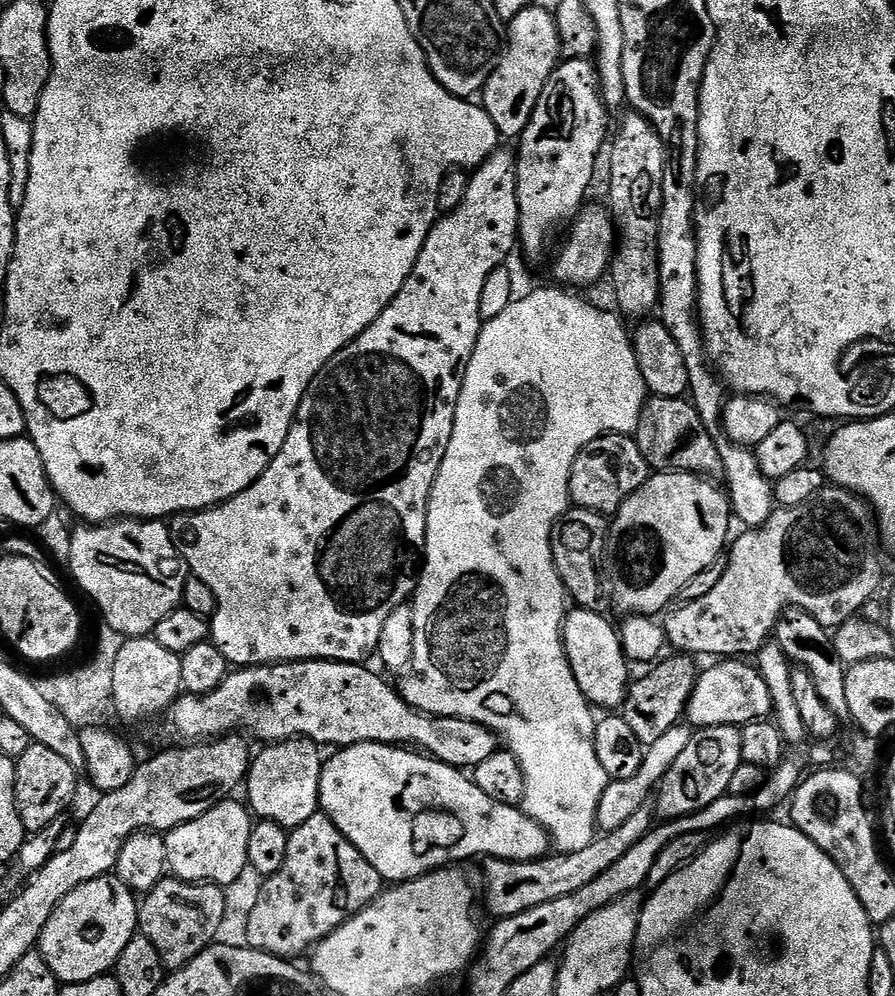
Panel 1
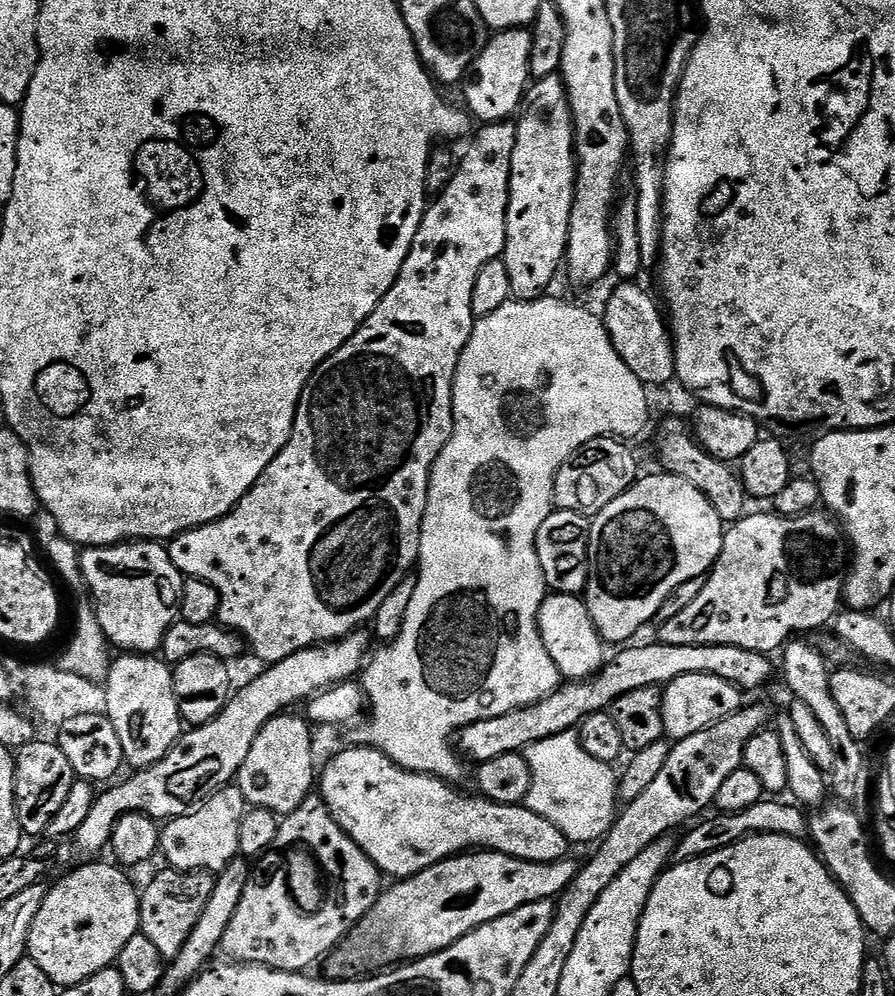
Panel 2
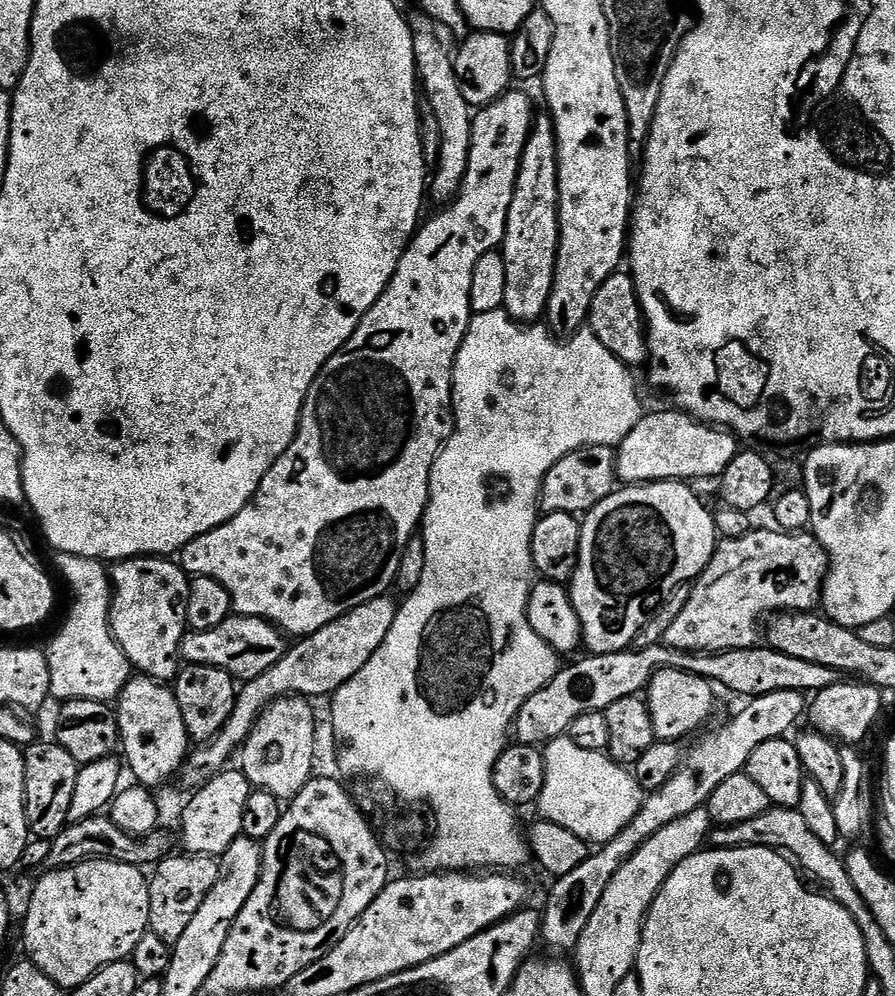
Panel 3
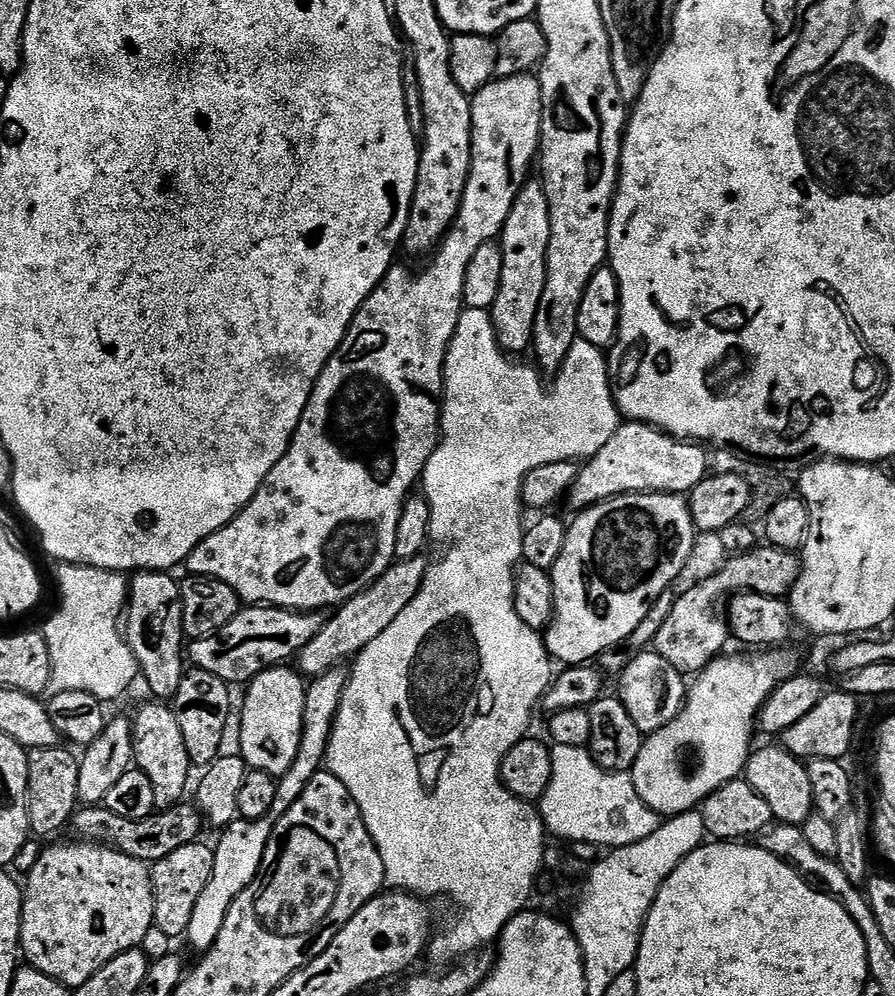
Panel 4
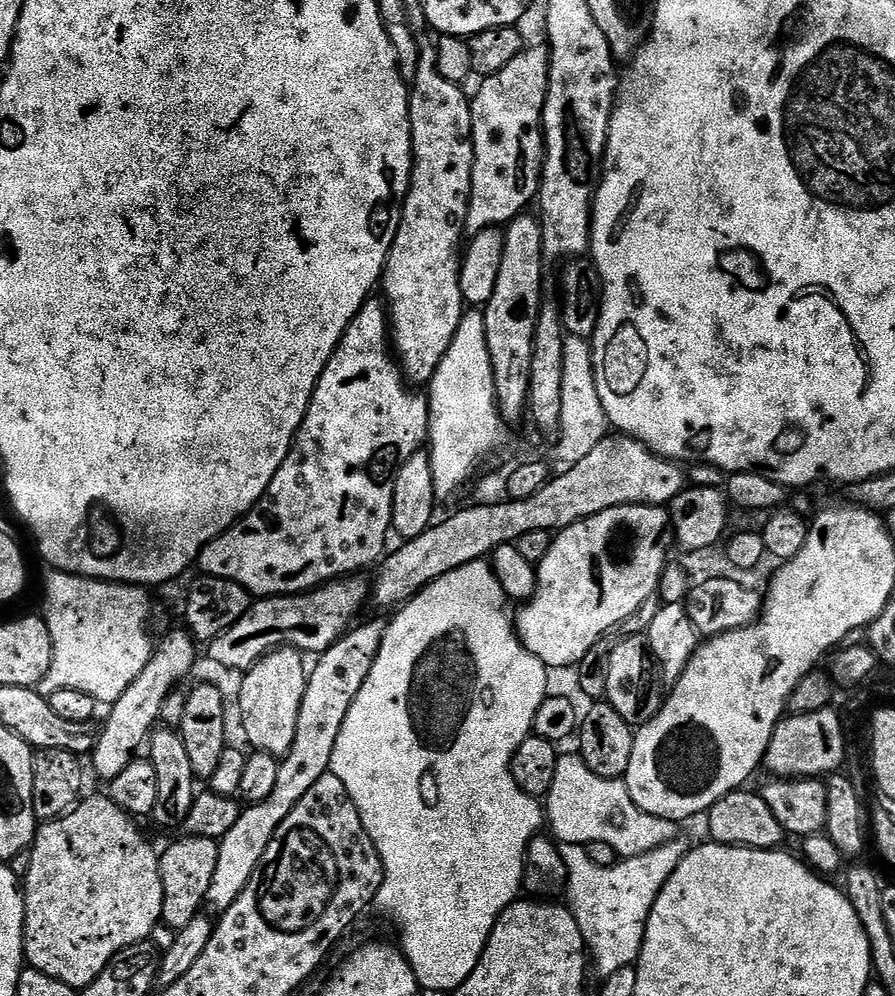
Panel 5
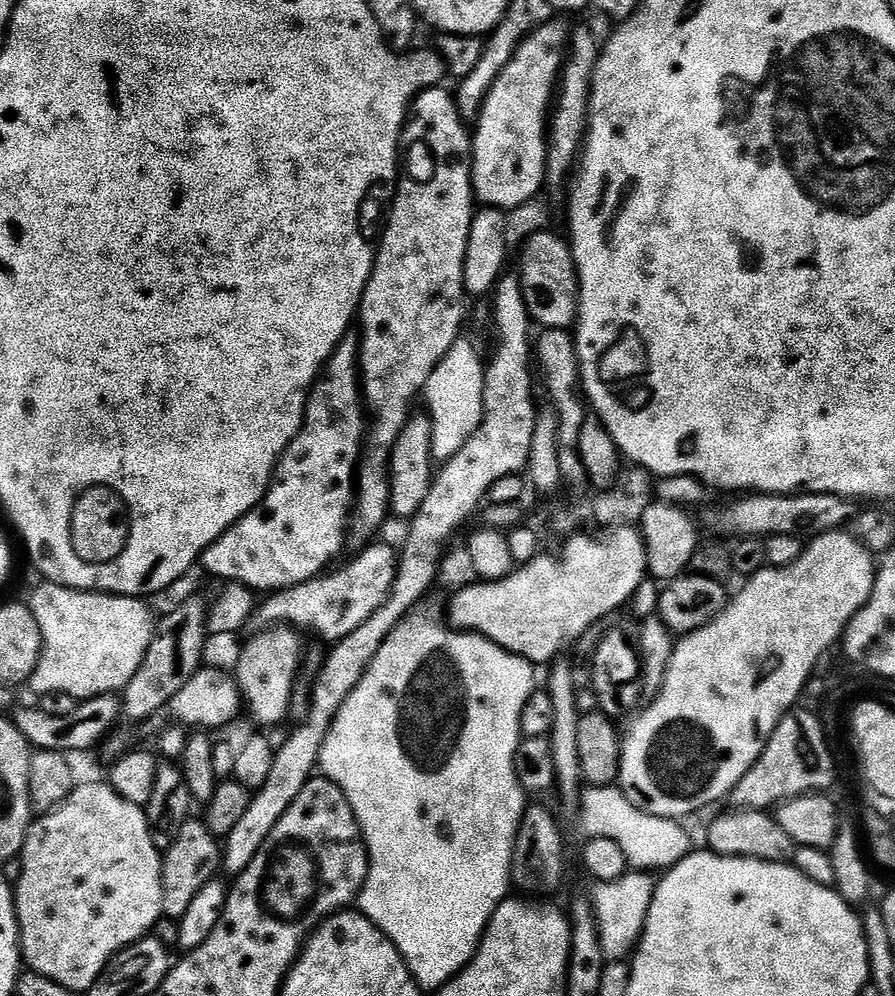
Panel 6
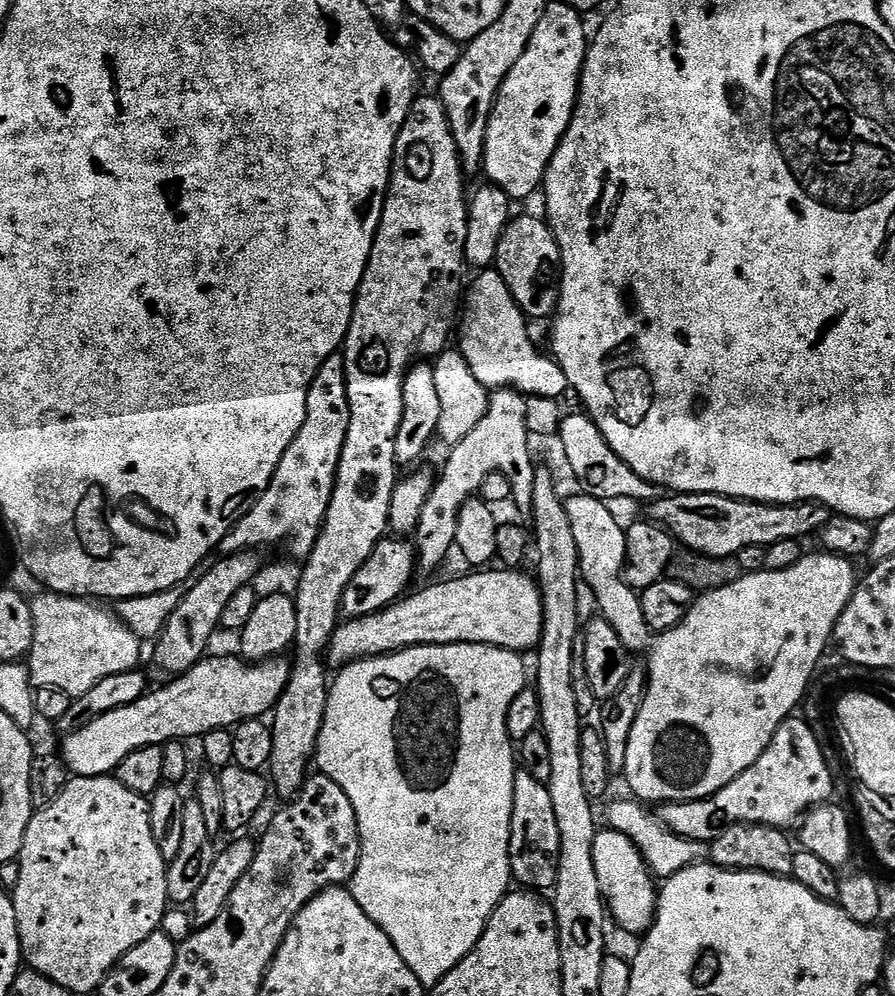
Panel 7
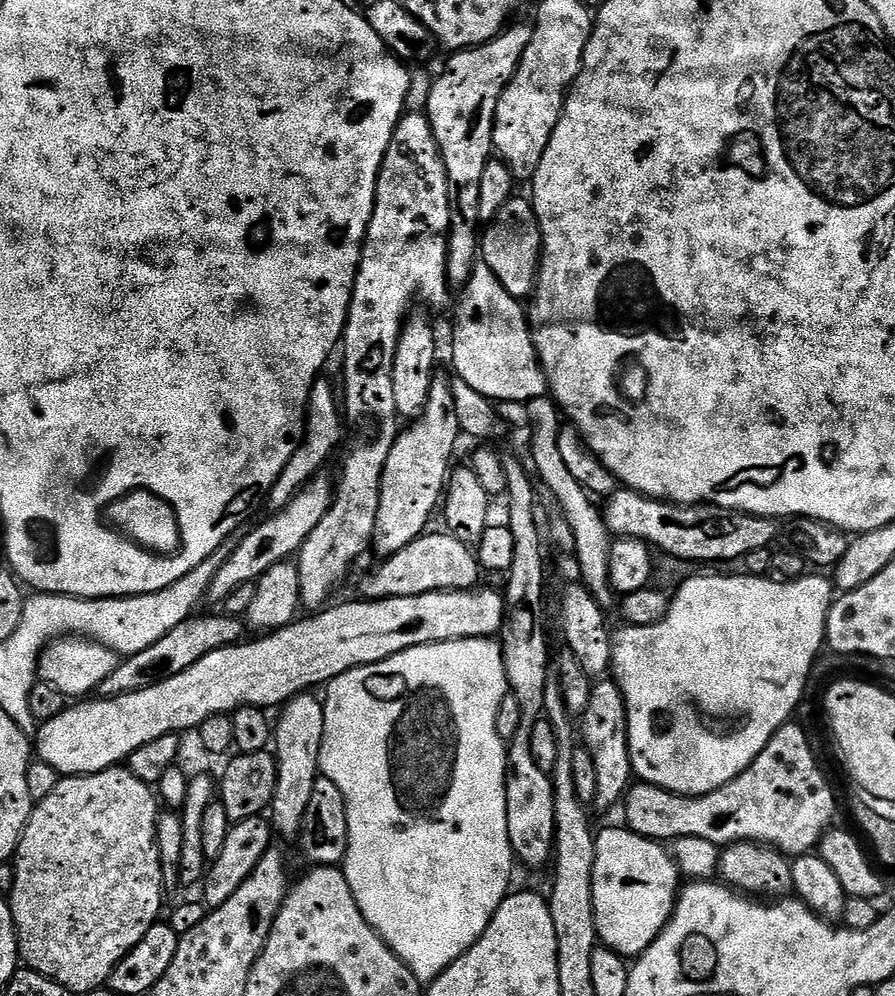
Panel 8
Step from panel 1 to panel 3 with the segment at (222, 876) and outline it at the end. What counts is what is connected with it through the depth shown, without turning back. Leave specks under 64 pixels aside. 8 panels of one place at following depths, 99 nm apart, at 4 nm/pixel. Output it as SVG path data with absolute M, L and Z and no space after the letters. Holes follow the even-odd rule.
M225 770L210 782L195 789L180 816L180 844L190 856L219 858L242 834L242 814L246 810L246 798L254 791L243 771Z

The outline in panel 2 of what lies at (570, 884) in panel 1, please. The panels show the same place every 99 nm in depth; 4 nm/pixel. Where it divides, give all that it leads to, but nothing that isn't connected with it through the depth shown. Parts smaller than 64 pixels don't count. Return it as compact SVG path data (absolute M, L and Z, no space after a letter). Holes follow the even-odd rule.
M491 850L451 856L449 860L438 862L418 874L397 879L393 888L385 887L377 898L376 905L352 929L347 939L327 957L323 965L323 975L329 980L351 980L357 974L363 973L360 971L367 964L384 963L384 966L396 966L404 961L411 962L424 956L433 956L435 952L446 950L478 926L494 922L494 918L502 918L518 910L518 906L543 900L555 901L574 882L577 871L578 864L575 864L572 858L558 862L526 862Z

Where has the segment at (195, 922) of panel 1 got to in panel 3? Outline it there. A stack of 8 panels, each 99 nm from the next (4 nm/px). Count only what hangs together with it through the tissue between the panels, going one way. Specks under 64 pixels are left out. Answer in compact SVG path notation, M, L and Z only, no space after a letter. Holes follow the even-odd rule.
M169 854L155 865L148 881L150 890L150 932L157 935L162 942L174 945L182 938L187 924L194 919L198 906L206 902L206 894L214 890L220 877L220 861L210 856L190 856L187 854Z

